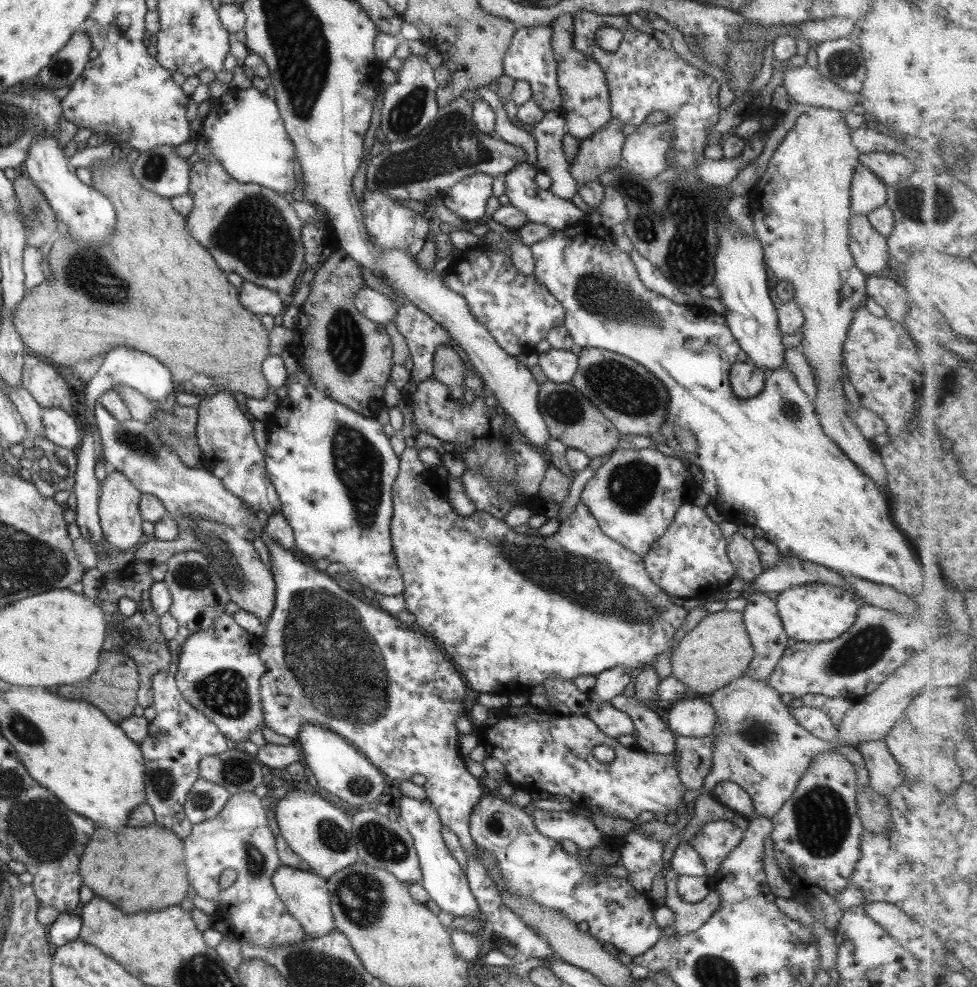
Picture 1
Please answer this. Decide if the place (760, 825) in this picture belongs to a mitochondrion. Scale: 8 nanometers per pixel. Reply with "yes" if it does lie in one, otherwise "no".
no

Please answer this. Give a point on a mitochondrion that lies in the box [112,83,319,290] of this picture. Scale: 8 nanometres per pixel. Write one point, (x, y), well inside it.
(255, 232)

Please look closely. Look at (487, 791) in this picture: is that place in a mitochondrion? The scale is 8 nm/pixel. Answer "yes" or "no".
no

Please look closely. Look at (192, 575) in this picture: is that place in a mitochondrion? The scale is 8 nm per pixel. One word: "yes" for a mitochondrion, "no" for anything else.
yes

